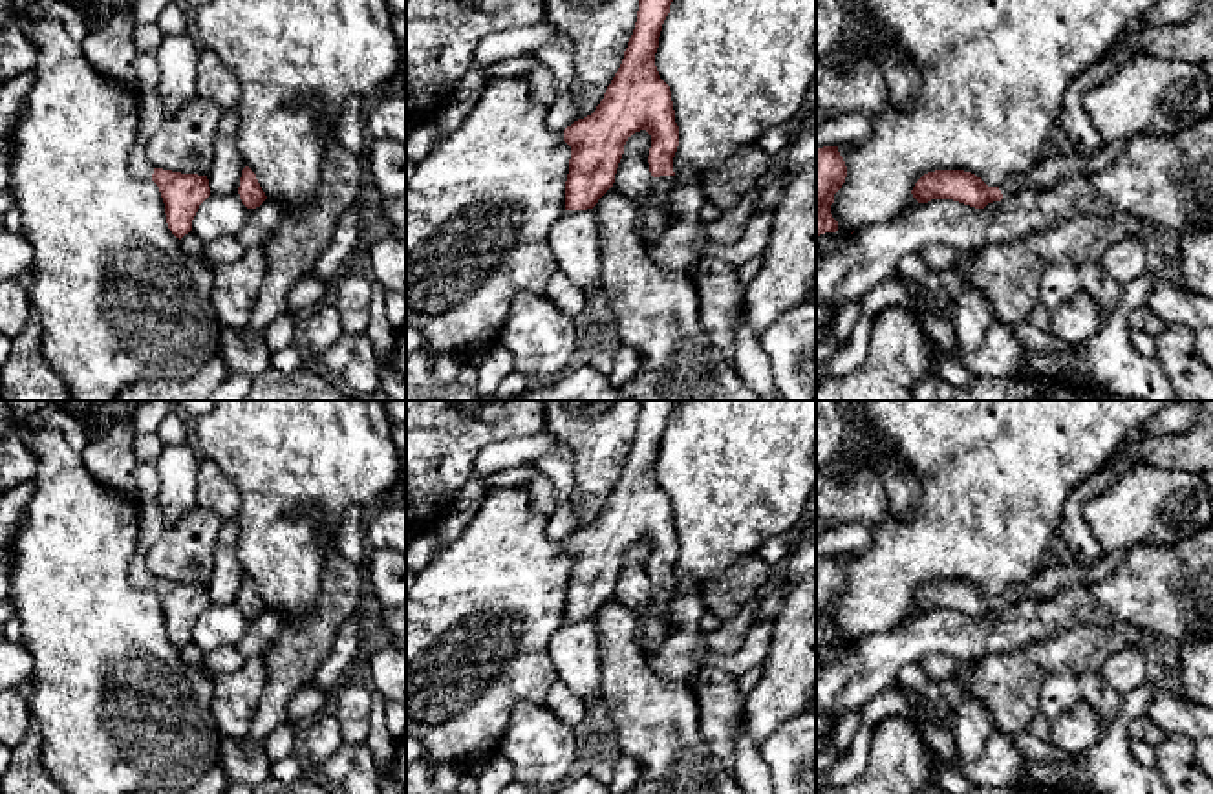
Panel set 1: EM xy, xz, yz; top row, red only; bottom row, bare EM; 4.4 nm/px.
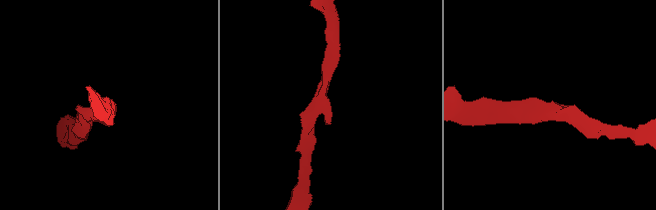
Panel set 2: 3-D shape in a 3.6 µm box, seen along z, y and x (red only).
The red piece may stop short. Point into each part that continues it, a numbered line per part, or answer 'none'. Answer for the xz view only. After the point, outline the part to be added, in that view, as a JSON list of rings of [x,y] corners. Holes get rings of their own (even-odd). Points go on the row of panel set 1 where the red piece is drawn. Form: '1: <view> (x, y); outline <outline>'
1: xz (654, 211); outline [[[675,176],[651,179],[651,192],[640,207],[640,238],[644,243],[657,240],[666,221],[666,198],[673,187]]]

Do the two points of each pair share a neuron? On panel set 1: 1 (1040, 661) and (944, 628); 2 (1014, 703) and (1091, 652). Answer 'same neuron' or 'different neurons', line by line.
1: different neurons
2: same neuron

